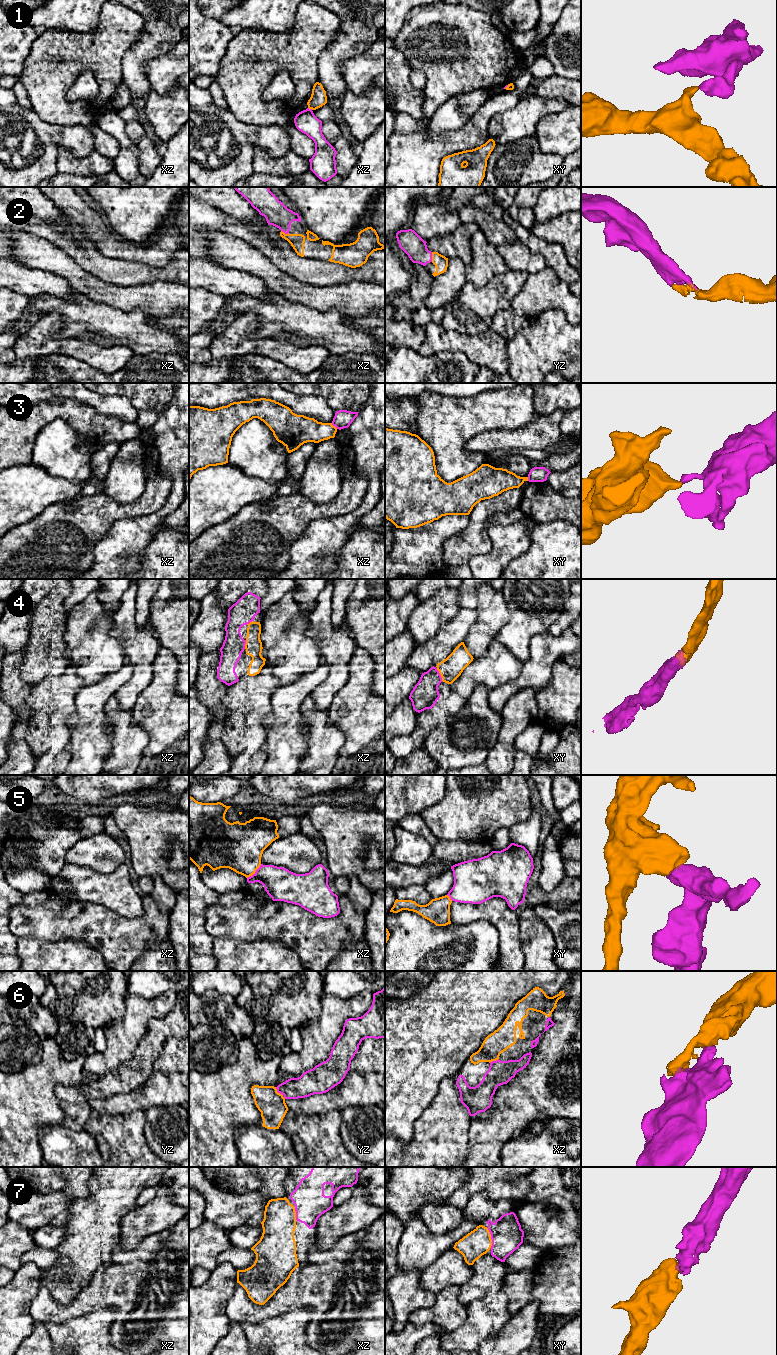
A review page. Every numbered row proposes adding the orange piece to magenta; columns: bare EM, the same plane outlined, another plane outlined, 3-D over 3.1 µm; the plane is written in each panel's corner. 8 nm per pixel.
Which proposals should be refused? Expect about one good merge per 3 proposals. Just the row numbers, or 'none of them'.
1, 3, 5

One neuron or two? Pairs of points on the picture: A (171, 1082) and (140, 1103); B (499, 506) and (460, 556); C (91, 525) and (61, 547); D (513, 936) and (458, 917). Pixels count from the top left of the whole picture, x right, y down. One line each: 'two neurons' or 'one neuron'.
A: one neuron
B: one neuron
C: one neuron
D: one neuron

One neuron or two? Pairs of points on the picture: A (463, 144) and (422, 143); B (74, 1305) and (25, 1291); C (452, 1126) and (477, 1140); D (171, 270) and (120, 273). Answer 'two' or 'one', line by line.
A: one
B: two
C: two
D: one

